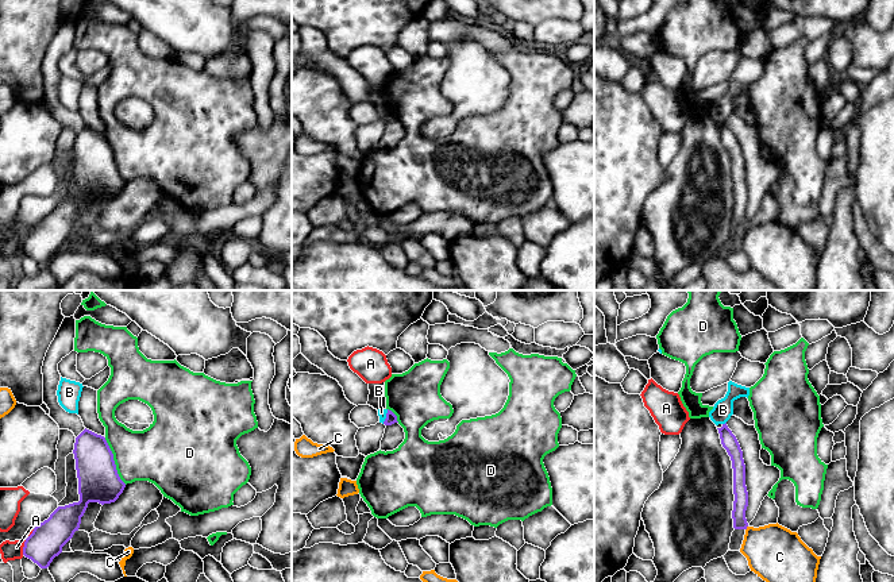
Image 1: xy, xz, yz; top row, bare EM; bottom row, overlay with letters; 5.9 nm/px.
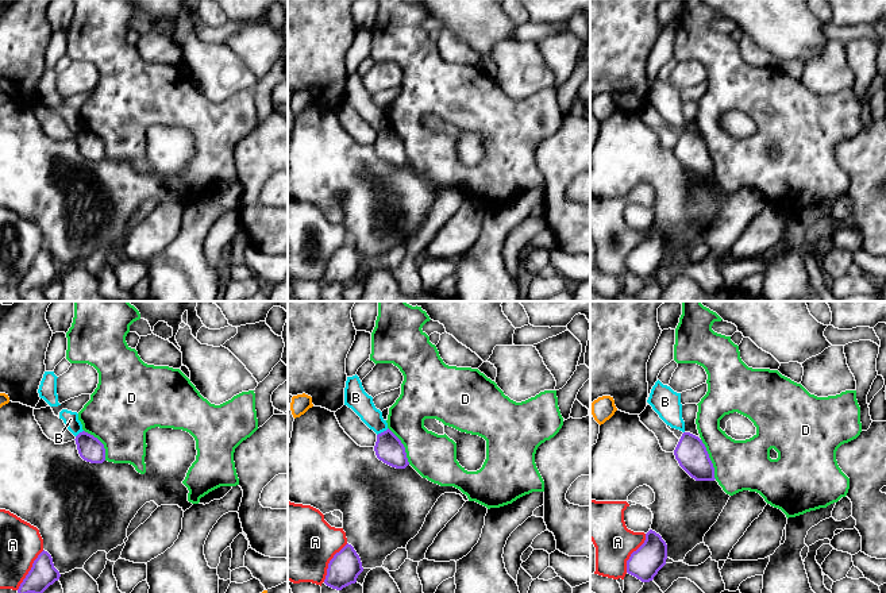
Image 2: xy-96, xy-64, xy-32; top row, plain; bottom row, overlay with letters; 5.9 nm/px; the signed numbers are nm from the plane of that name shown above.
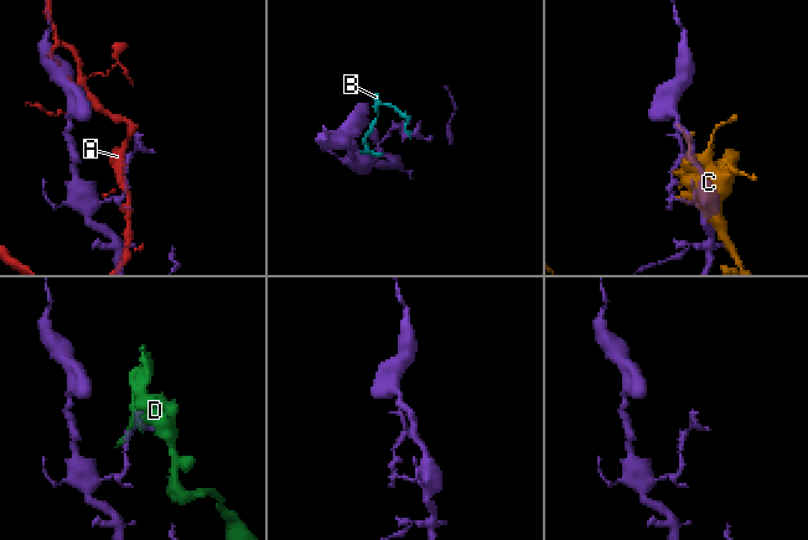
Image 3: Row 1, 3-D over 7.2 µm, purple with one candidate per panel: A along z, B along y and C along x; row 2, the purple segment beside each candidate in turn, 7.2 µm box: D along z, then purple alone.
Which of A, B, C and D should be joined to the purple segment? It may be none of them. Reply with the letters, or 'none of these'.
none of these

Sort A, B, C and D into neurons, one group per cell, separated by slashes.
A / B / C / D

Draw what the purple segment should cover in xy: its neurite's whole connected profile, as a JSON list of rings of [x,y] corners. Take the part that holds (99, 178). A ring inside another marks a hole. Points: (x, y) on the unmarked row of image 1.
[[[85,126],[76,135],[73,151],[80,199],[58,204],[24,239],[23,253],[41,266],[47,266],[78,228],[89,200],[115,200],[126,185],[104,134]]]

